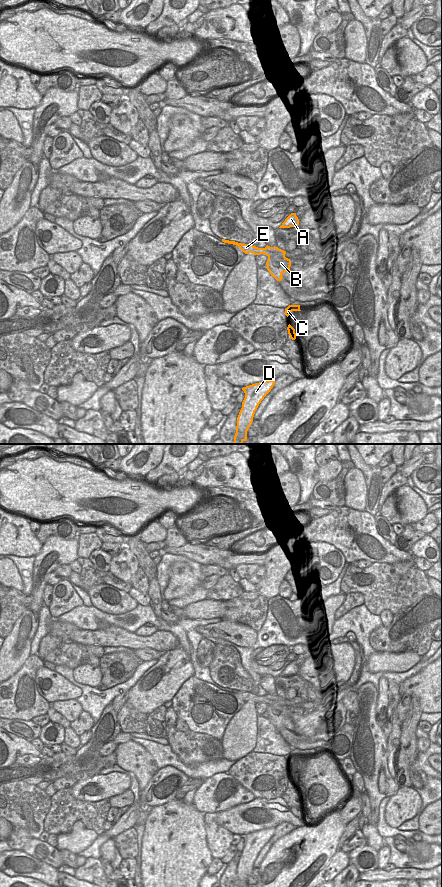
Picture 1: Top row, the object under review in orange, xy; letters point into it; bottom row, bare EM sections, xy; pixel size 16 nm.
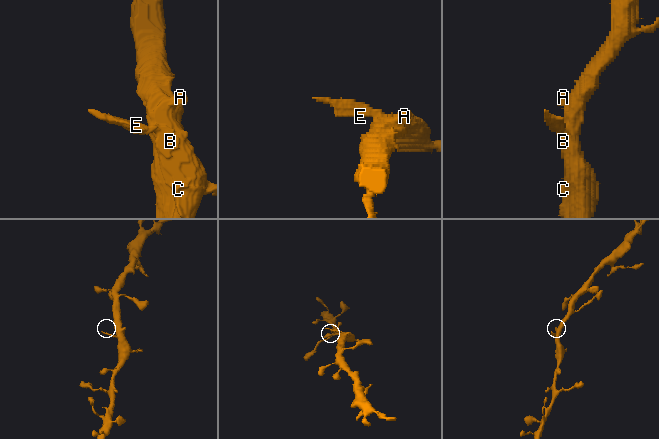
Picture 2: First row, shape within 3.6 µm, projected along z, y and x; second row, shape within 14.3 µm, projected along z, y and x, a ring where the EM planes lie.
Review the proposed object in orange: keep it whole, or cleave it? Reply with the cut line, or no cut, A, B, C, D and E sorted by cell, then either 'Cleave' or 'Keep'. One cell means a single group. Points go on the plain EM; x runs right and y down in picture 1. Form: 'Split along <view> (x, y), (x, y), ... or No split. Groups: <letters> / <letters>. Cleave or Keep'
No split. Groups: A B C D E. Keep

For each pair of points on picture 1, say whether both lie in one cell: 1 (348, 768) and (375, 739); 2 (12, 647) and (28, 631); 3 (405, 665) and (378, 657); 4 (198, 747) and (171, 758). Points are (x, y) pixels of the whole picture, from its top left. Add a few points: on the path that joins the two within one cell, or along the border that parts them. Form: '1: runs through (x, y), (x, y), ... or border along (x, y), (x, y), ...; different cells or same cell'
1: border along (349, 757), (356, 771); different cells
2: runs through (16, 643), (24, 635); same cell
3: runs through (398, 662), (385, 662); same cell
4: border along (169, 744), (172, 751), (186, 765), (199, 765); different cells

